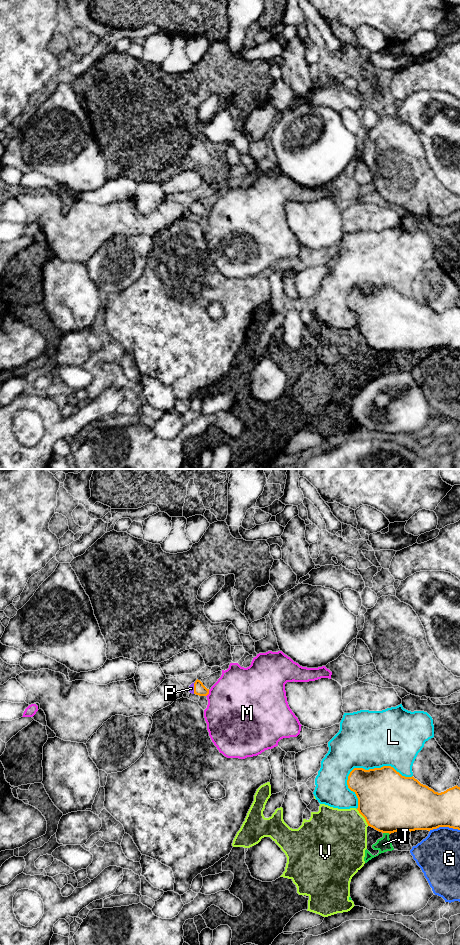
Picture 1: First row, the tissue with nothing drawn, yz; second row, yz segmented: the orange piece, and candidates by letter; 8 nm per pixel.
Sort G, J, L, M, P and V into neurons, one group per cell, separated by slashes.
G / J V / L / M / P

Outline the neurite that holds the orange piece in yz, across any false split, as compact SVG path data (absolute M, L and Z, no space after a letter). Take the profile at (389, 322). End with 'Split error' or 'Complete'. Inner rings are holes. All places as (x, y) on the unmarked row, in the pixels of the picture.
M391 286L365 290L354 288L347 300L348 308L358 318L359 333L368 346L382 353L433 350L449 347L460 350L460 307L438 313L417 299L402 296Z. Complete

